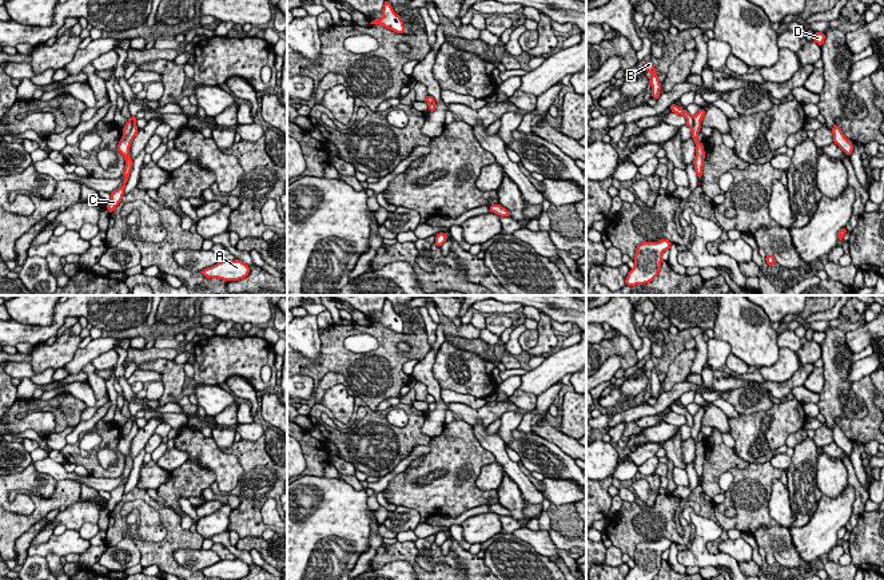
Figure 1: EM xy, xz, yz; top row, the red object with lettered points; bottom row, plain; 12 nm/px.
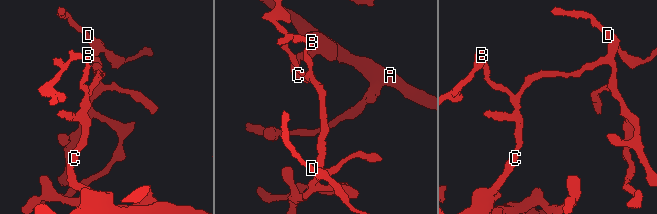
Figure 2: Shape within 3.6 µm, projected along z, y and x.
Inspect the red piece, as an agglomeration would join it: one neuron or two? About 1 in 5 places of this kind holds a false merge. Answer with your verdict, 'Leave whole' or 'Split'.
Split

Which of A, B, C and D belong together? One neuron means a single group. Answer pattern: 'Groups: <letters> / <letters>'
Groups: A C D / B

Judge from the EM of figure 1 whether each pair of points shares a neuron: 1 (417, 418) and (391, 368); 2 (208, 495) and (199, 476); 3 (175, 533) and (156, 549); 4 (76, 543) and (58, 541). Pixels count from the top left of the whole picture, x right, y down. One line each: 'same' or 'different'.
1: different
2: different
3: same
4: same

